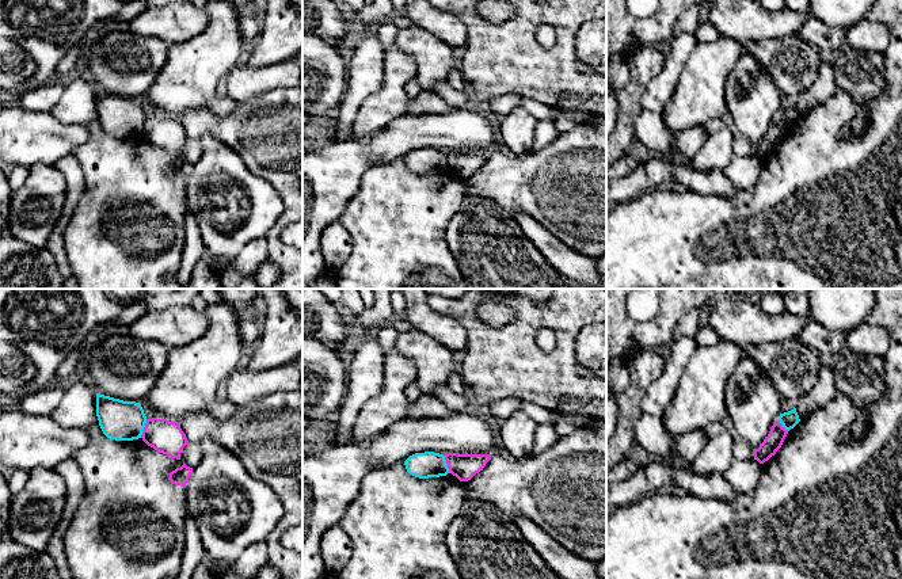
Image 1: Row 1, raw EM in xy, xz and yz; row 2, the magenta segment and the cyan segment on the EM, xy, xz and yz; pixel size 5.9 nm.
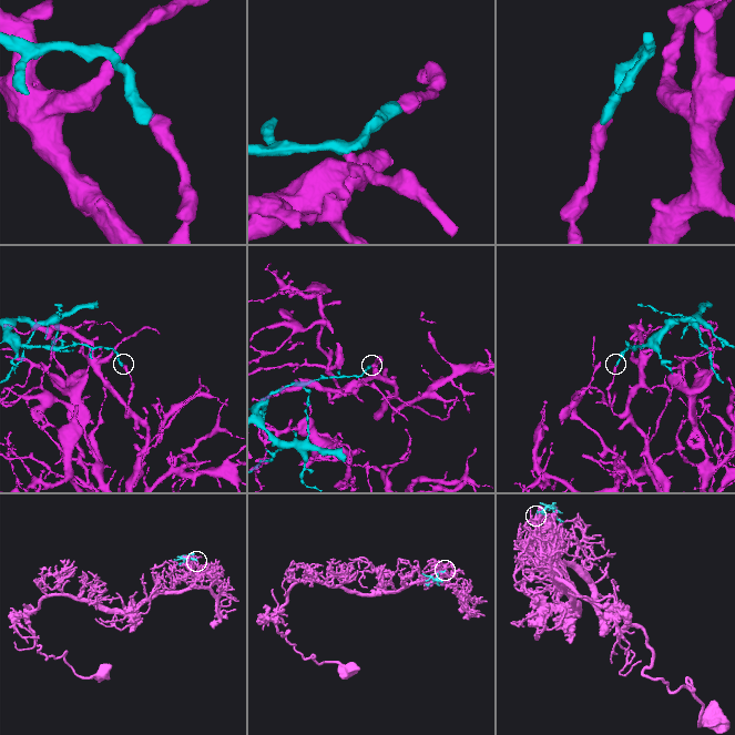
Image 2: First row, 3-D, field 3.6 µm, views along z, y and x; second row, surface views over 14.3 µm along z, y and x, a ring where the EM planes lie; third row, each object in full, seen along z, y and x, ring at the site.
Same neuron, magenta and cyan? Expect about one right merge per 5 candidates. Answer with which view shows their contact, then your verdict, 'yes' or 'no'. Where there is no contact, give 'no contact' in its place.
contact in xy; no

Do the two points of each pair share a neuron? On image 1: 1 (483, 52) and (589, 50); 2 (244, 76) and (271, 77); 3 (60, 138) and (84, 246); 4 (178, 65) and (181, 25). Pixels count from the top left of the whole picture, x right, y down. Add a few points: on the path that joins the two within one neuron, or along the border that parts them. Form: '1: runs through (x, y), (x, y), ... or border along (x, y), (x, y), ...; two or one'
1: border along (586, 21), (577, 31), (575, 53), (592, 69); two
2: runs through (251, 77), (265, 77); one
3: border along (60, 122), (83, 124), (88, 129), (90, 138); two
4: border along (206, 25), (194, 37), (170, 46); two

